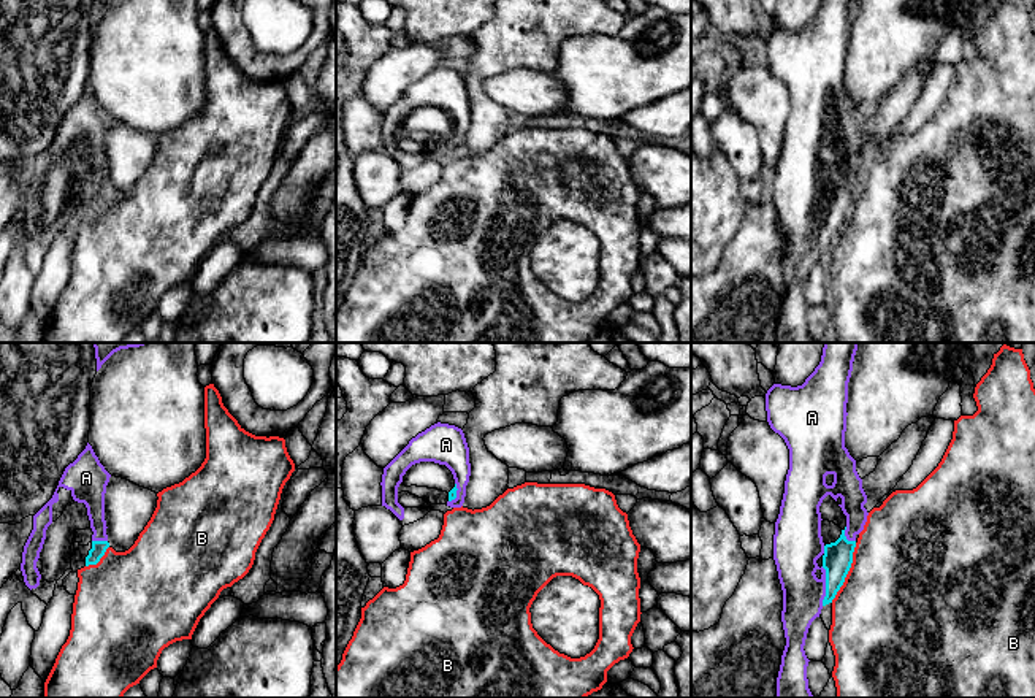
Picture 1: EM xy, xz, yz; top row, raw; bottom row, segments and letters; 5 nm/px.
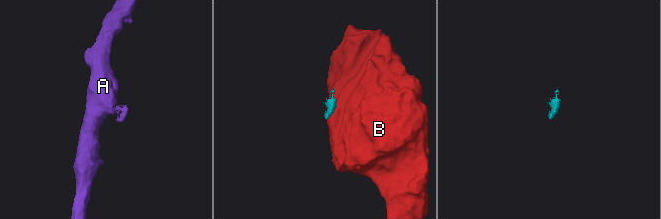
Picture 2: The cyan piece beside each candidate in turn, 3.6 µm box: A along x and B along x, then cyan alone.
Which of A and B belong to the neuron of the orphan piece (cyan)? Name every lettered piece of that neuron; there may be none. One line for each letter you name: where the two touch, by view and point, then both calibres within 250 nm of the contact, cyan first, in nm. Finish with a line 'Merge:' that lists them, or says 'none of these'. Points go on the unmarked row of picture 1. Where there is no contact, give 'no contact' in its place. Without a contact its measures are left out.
A: contact yz (826, 230); calibres 150 and 240 nm
Merge: A

